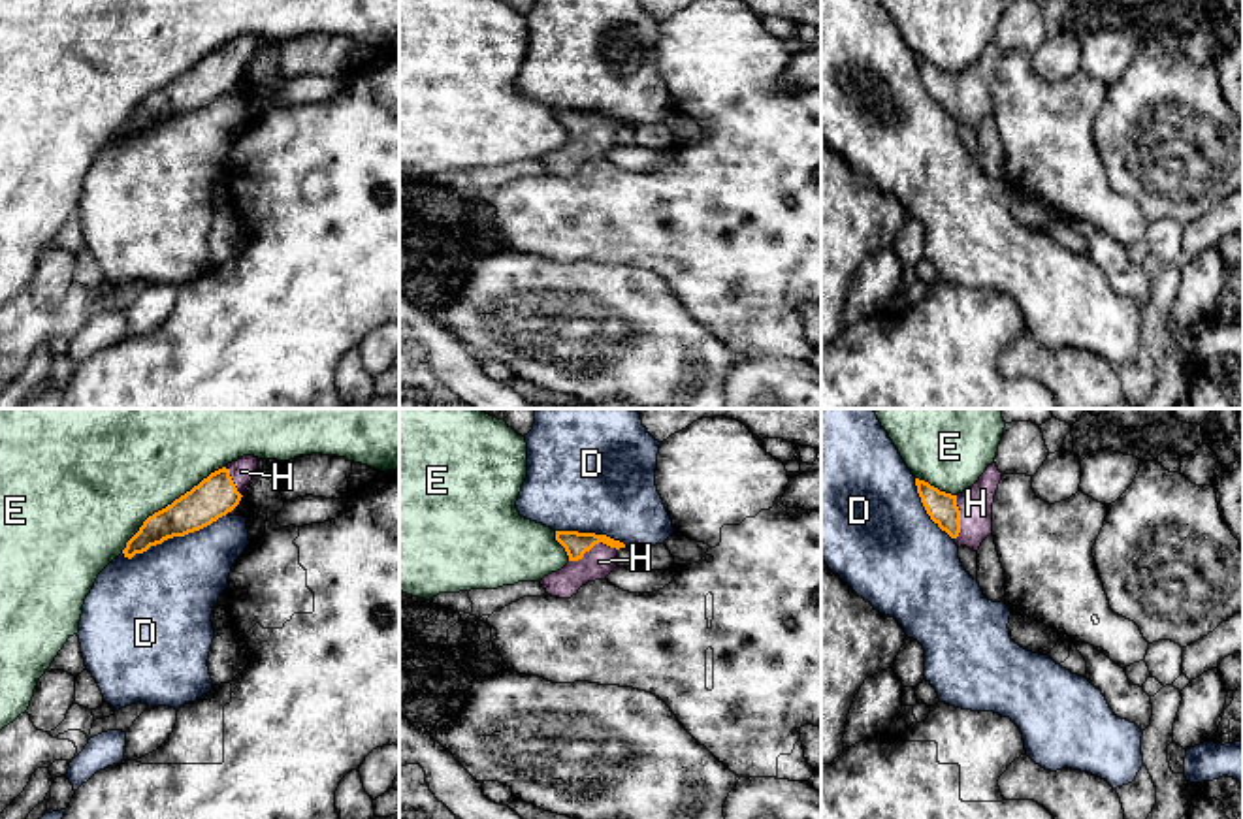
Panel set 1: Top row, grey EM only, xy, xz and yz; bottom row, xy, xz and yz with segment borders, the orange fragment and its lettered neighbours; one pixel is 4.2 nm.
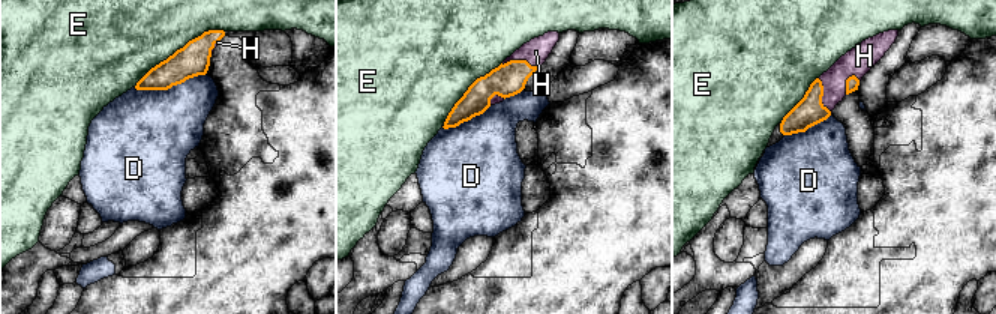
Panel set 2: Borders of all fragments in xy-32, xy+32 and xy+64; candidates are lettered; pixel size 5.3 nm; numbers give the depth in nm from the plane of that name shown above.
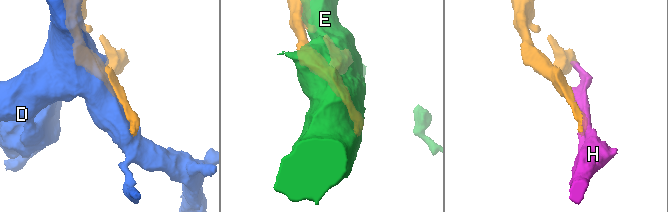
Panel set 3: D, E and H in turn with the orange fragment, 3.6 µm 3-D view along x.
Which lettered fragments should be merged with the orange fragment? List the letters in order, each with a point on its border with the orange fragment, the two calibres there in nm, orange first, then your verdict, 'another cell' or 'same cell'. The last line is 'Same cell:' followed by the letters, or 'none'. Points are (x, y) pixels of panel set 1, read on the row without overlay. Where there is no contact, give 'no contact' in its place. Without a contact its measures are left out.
D: xy (174, 113) | 180/400 nm | another cell
E: xy (168, 83) | 180/440 nm | another cell
H: xz (592, 125) | 100/140 nm | same cell
Same cell: H

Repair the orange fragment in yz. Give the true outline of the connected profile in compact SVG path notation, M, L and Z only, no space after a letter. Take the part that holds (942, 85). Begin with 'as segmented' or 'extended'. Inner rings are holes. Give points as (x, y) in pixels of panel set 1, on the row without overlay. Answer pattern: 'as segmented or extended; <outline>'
extended; M991 41L979 58L959 73L940 70L915 56L917 72L930 98L945 109L955 122L974 130L993 111L993 81L1002 58L996 41Z

